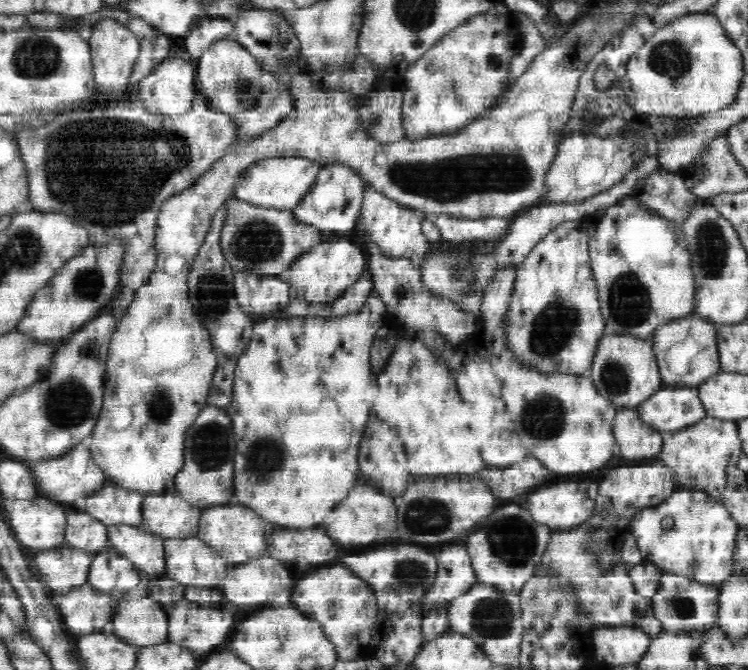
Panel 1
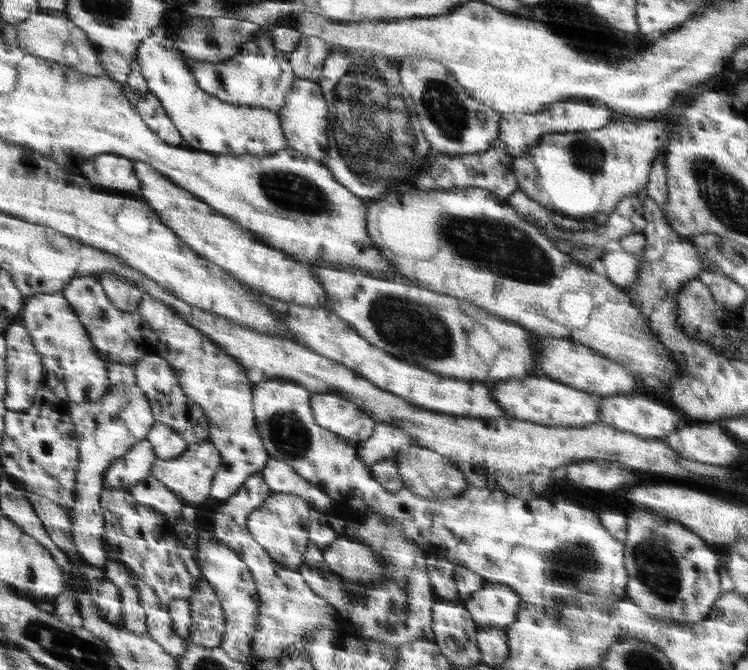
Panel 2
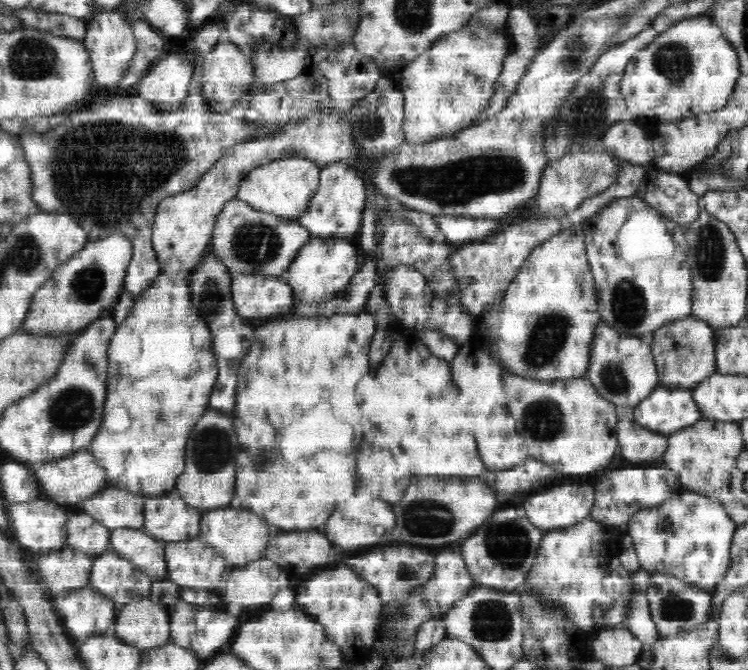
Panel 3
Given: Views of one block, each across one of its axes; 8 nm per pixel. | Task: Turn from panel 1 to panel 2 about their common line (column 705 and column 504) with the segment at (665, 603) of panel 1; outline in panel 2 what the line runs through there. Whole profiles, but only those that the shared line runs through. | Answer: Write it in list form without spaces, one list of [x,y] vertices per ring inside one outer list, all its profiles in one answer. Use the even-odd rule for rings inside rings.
[[[486,583],[464,603],[479,626],[508,628],[518,620],[522,596],[509,585]]]

